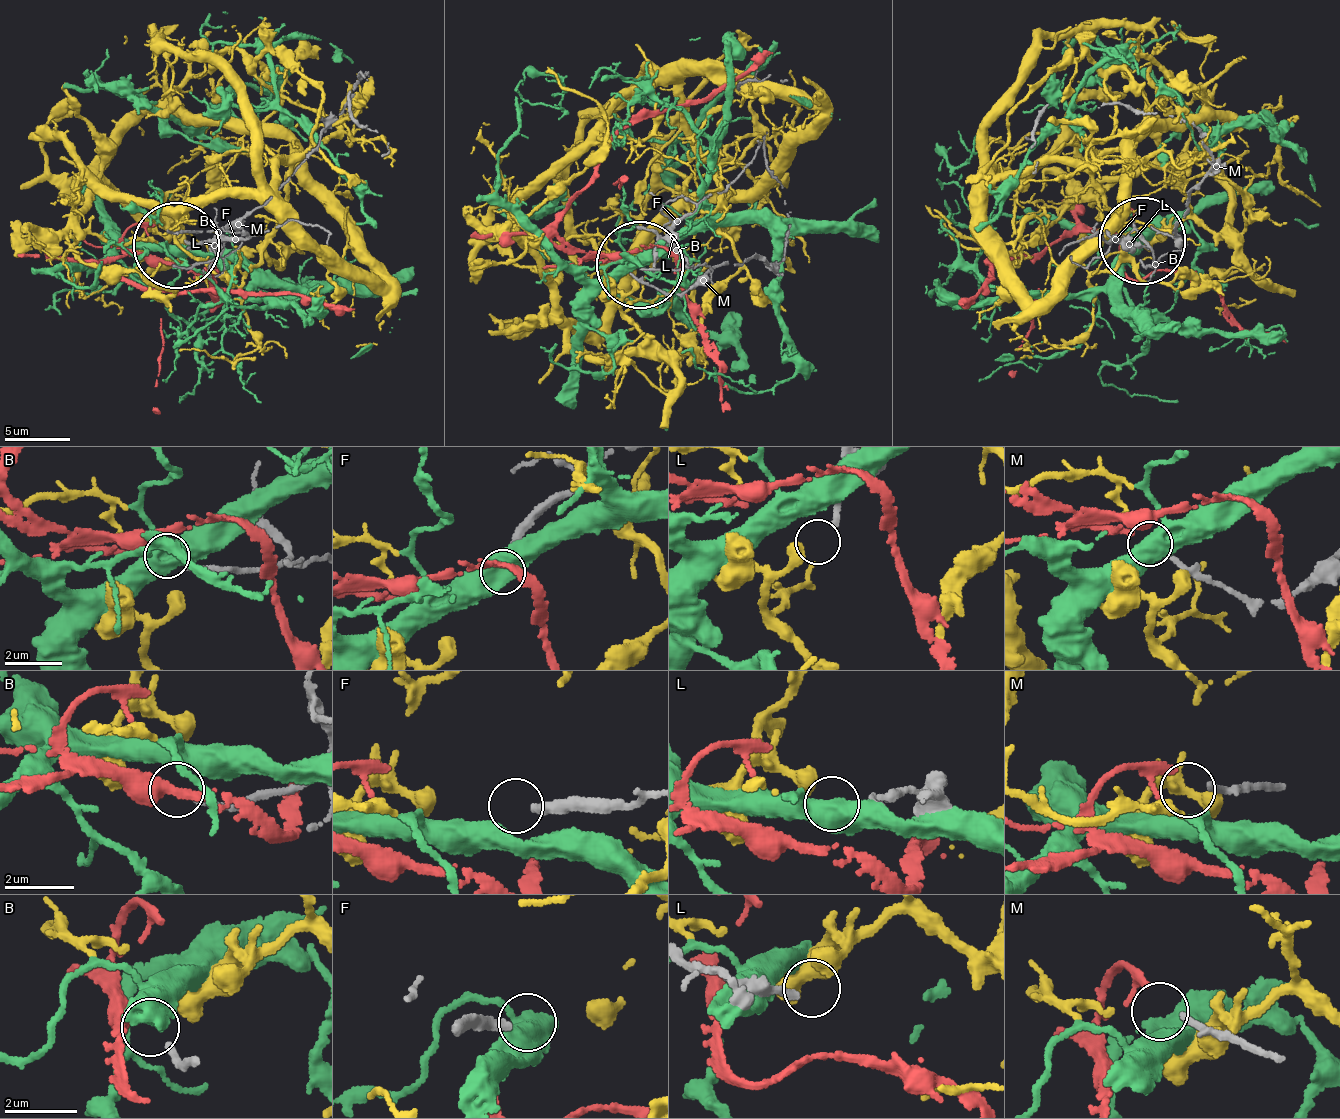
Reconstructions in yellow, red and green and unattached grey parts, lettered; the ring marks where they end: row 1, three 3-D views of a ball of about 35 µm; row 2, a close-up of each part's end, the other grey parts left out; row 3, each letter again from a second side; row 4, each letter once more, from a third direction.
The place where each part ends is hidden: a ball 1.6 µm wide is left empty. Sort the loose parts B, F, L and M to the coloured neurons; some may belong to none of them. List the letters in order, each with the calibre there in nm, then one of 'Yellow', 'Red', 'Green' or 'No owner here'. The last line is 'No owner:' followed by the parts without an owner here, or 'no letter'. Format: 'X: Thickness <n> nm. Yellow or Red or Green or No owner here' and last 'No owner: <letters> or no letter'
B: Thickness 200 nm. No owner here
F: Thickness 300 nm. No owner here
L: Thickness 220 nm. Yellow
M: Thickness 190 nm. Red
No owner: B, F

